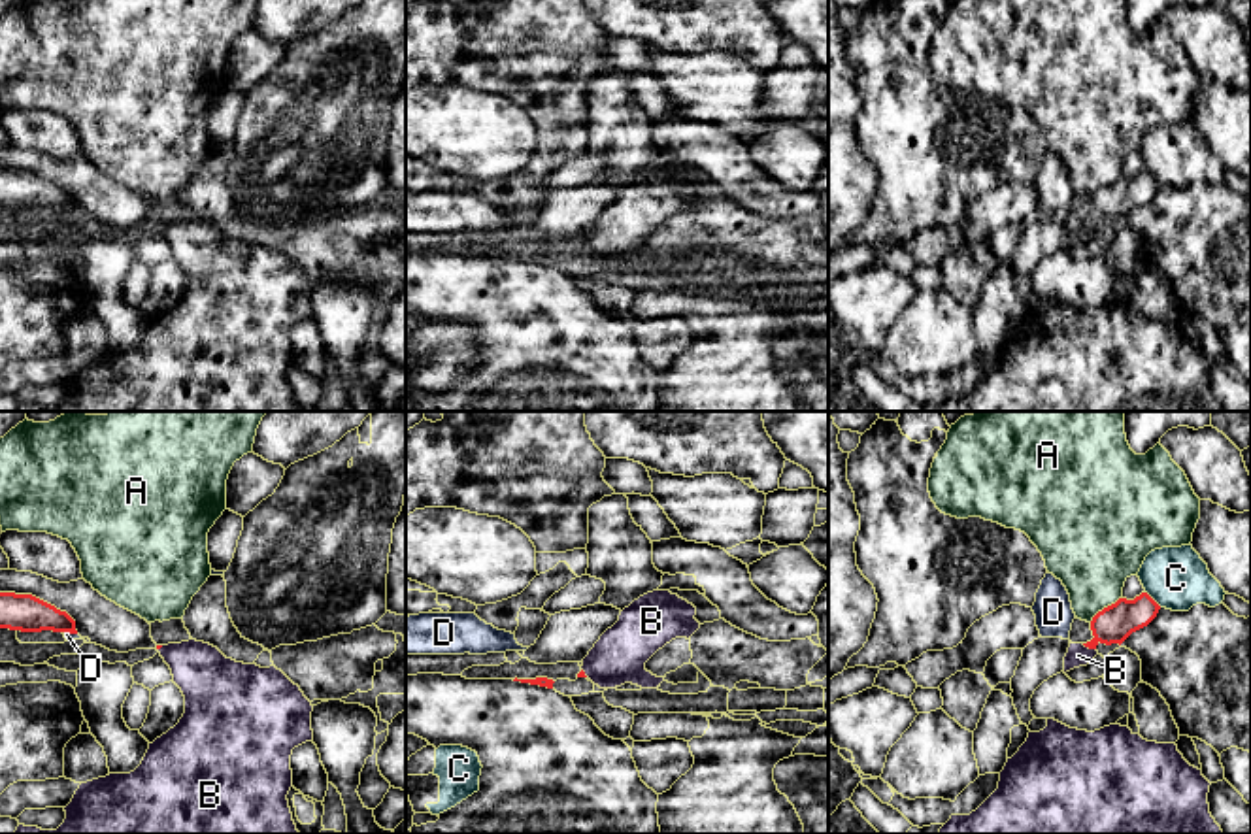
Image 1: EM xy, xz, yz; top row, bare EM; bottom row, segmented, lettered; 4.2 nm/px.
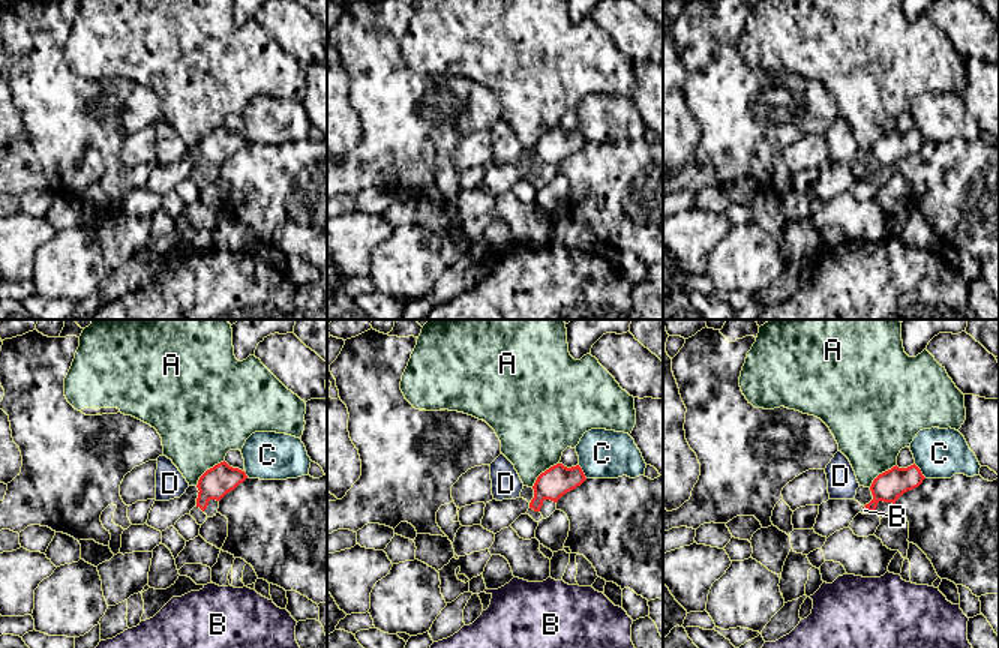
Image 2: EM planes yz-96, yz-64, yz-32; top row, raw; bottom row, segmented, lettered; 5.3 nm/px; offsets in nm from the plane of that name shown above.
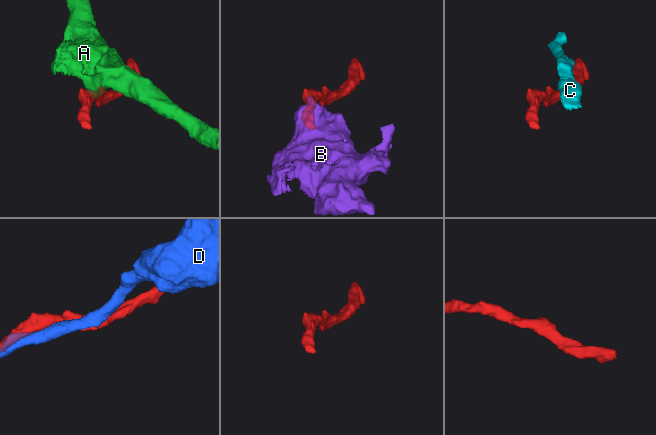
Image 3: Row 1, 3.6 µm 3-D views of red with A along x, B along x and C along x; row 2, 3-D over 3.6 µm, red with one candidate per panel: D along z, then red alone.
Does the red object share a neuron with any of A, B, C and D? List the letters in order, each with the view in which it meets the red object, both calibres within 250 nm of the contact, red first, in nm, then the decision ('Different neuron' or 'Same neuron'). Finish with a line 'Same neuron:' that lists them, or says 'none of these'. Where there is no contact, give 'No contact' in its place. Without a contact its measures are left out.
A: Touches red in yz. Thickness 160 nm (red) against 360 nm. Different neuron
B: Touches red in yz. Thickness 160 nm (red) against 100 nm. Different neuron
C: Touches red in yz. Thickness 160 nm (red) against 280 nm. Different neuron
D: Touches red in xy. Thickness 160 nm (red) against 30 nm. Different neuron
Same neuron: none of these

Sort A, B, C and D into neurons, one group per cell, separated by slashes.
A / B / C / D

